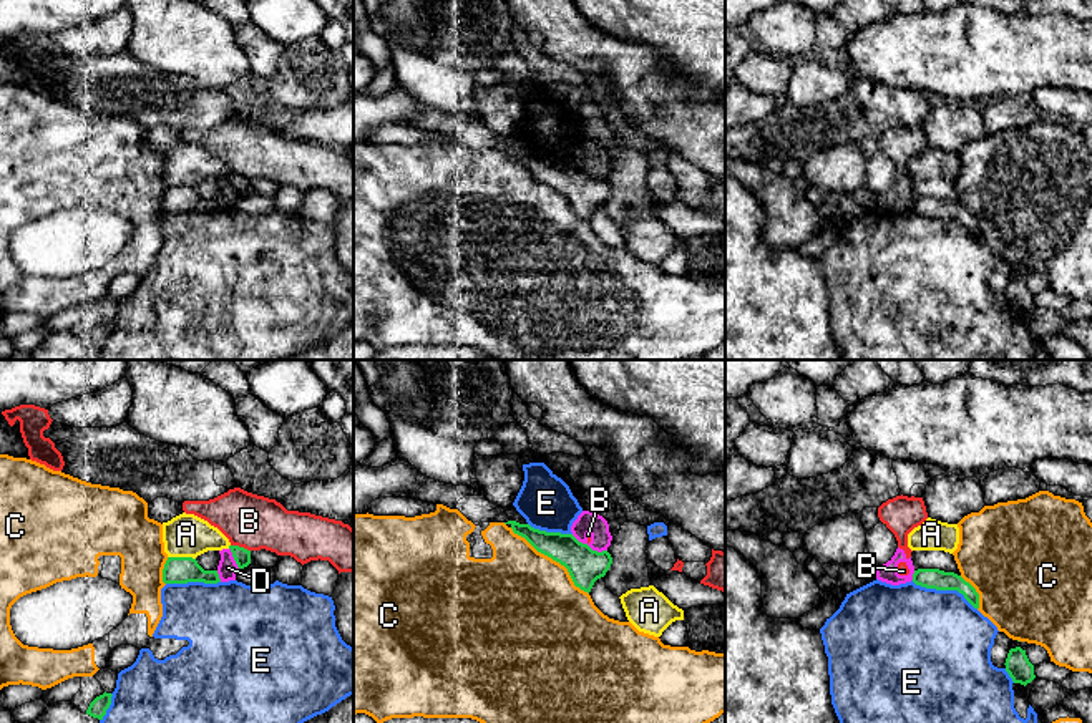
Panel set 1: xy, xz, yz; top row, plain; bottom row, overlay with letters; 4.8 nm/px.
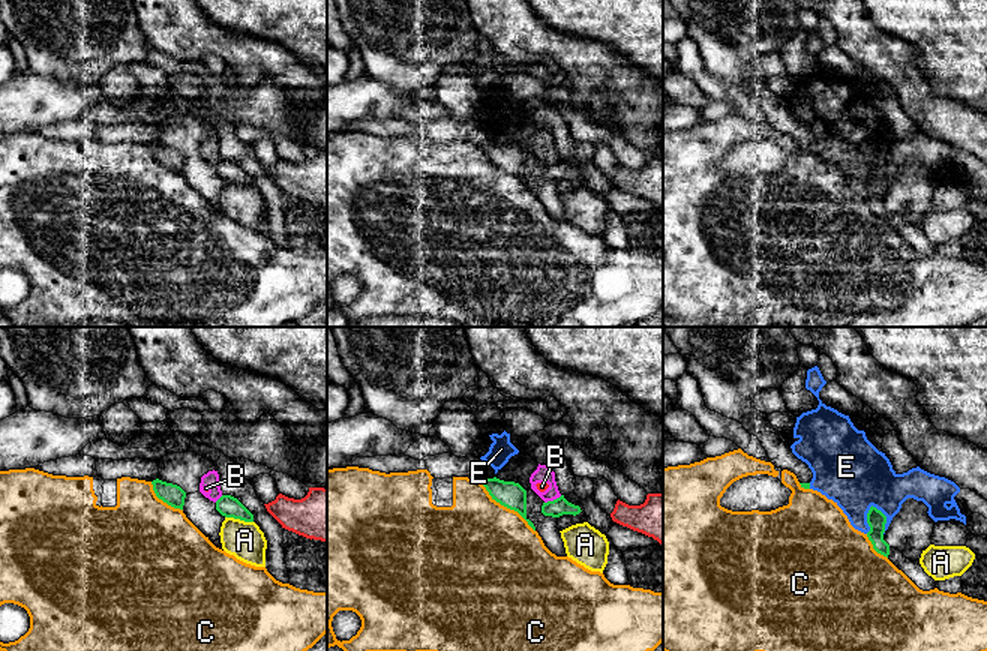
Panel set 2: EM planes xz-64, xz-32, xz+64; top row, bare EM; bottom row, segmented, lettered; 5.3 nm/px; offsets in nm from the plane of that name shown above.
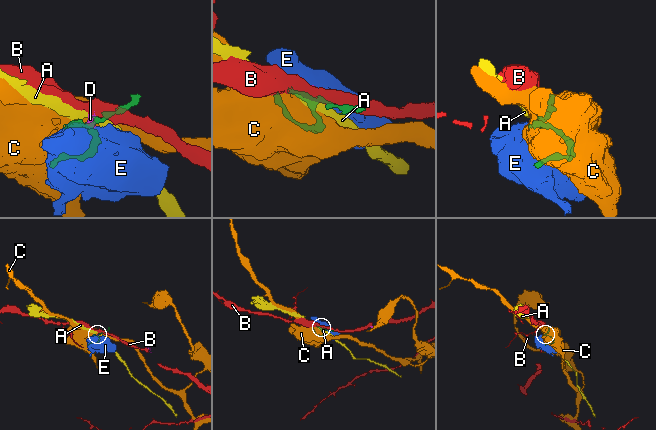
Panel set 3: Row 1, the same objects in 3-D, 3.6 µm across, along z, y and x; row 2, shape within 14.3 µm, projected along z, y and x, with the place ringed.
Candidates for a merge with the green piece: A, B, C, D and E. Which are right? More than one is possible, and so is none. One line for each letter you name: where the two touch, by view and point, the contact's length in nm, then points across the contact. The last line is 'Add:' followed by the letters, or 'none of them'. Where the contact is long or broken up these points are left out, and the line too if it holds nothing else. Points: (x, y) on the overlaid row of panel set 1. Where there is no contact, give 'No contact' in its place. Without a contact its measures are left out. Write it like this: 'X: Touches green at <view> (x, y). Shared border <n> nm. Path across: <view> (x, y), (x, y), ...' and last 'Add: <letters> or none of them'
Add: none of them

